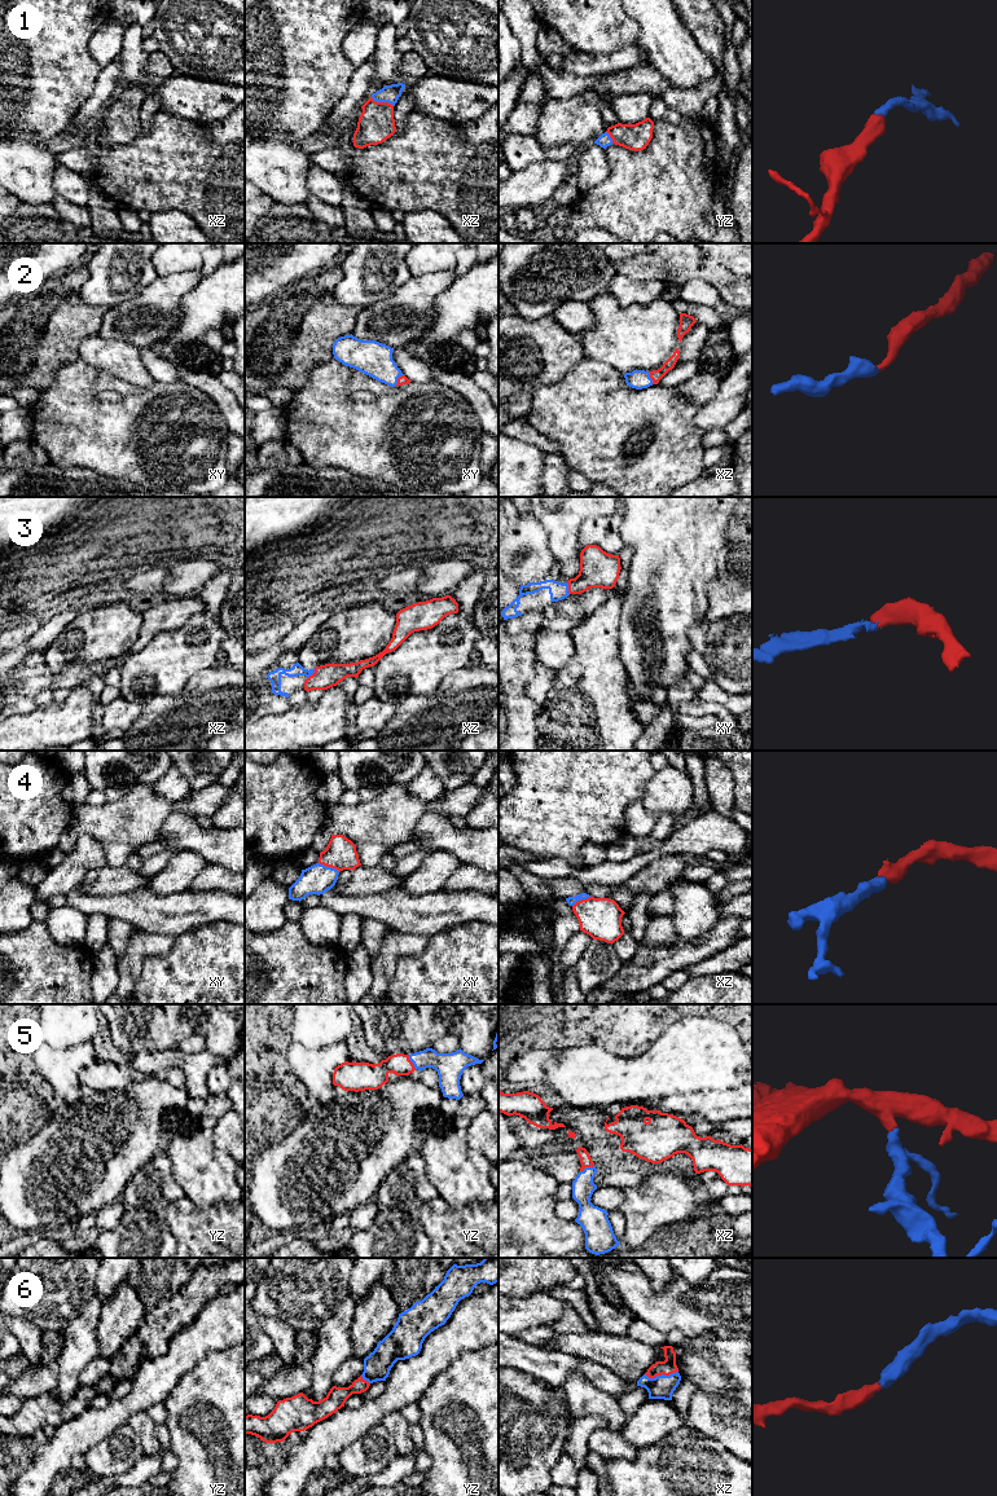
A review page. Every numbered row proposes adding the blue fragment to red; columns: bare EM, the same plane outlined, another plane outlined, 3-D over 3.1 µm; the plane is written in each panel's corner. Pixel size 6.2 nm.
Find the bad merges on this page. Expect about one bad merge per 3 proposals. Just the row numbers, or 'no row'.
no row

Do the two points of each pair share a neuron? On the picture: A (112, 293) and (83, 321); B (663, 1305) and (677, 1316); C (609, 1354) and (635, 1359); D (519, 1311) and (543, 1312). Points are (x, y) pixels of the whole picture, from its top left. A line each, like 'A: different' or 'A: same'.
A: different
B: same
C: same
D: same

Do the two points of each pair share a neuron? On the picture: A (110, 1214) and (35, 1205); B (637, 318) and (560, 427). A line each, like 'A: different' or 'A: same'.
A: different
B: different

